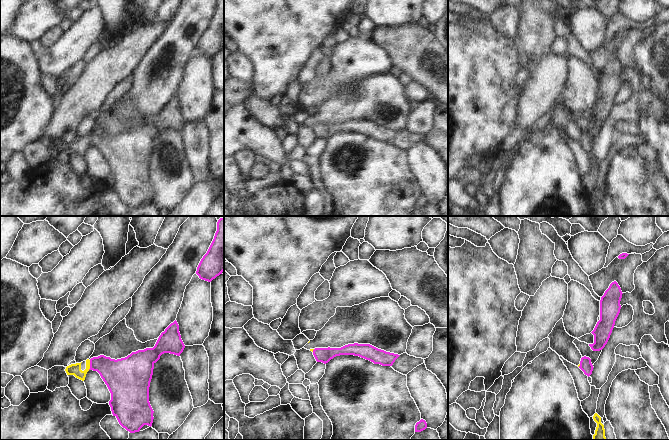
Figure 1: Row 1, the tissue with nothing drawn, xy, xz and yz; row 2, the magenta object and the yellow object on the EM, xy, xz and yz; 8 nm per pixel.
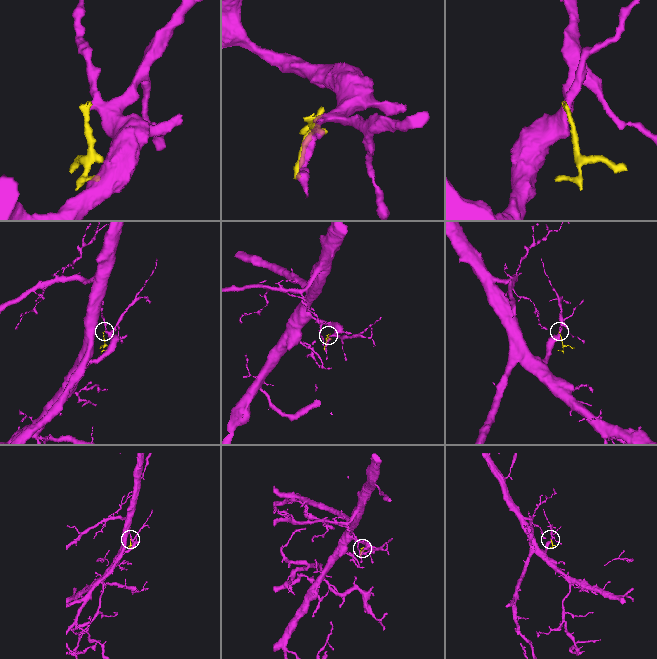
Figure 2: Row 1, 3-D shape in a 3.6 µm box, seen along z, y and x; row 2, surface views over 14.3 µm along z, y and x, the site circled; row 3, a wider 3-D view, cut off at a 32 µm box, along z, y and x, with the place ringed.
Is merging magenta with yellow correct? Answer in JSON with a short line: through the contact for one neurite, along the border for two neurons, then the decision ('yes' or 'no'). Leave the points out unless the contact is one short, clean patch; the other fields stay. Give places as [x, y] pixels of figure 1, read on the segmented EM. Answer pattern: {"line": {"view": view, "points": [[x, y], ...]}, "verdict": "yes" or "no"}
{"line": {"view": "xy", "points": [[90, 360], [90, 367], [88, 369]]}, "verdict": "no"}

